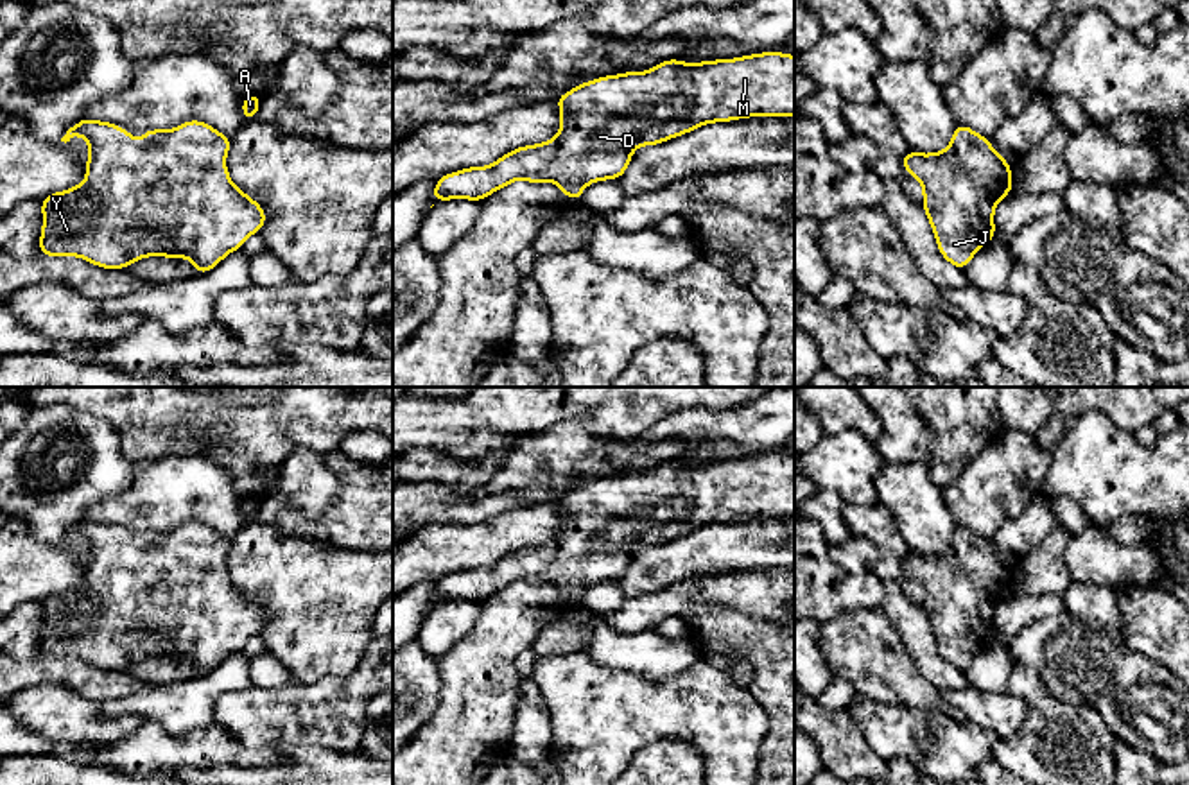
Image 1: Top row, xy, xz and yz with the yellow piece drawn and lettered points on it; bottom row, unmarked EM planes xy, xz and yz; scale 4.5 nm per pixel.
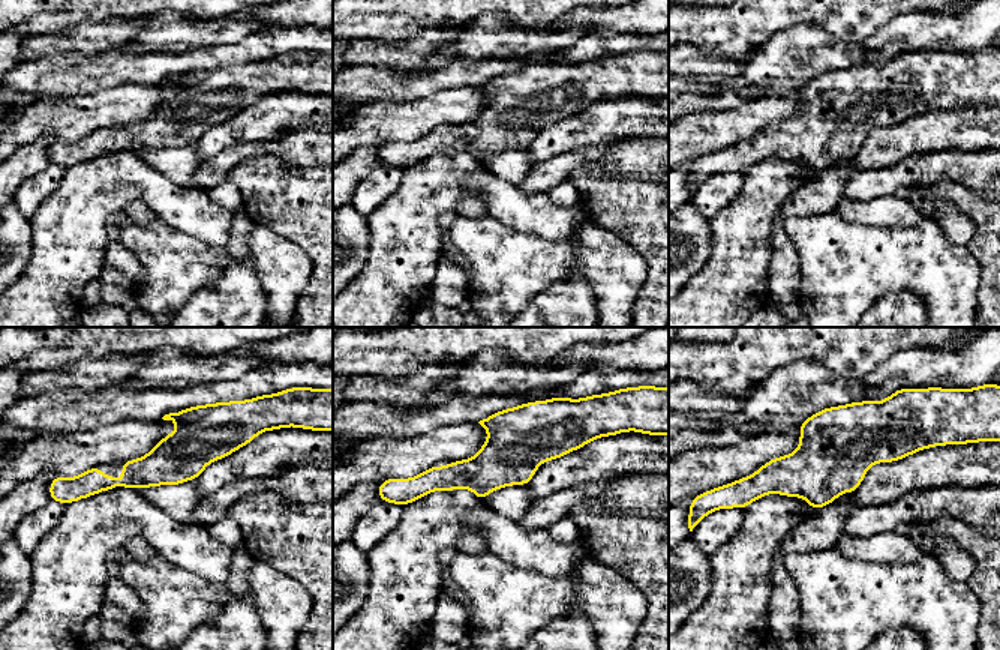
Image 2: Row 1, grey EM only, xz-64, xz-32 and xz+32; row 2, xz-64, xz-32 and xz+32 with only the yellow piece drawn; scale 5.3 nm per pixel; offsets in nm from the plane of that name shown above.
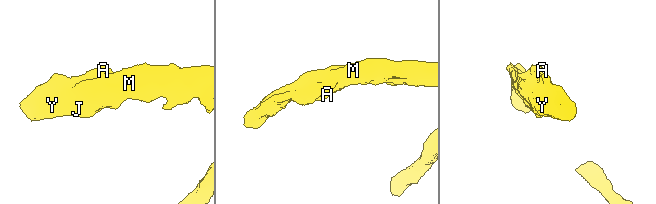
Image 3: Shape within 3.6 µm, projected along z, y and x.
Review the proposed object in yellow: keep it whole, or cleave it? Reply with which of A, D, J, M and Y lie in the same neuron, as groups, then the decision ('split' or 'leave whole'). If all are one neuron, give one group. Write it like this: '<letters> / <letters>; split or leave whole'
A D J M Y; leave whole

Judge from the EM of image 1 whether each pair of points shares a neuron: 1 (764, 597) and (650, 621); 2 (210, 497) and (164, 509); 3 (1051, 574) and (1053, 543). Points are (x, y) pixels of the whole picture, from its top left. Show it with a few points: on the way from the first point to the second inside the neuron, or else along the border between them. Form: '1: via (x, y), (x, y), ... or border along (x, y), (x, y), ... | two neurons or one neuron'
1: via (736, 594), (694, 594), (678, 599) | one neuron
2: via (199, 493), (180, 493), (174, 499) | one neuron
3: via (1051, 567), (1051, 551) | one neuron

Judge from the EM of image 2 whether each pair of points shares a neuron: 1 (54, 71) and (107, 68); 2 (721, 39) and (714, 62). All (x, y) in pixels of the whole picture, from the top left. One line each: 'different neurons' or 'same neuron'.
1: same neuron
2: different neurons

